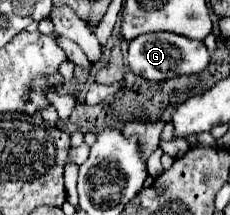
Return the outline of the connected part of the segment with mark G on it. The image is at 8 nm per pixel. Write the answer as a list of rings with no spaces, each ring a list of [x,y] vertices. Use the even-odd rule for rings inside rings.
[[[148,33],[136,37],[128,45],[128,67],[134,75],[150,81],[160,83],[164,79],[174,79],[178,75],[192,75],[200,73],[208,67],[210,55],[202,41],[194,41],[188,37],[178,37],[174,33]]]

